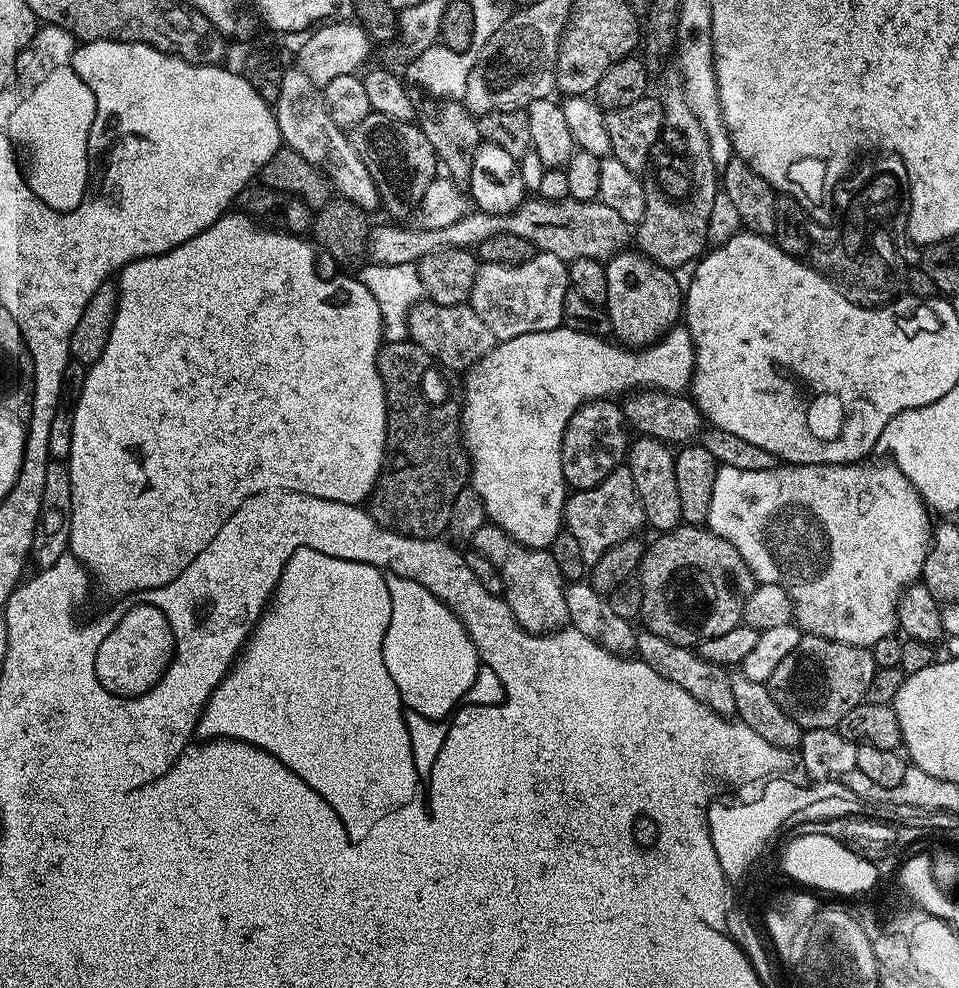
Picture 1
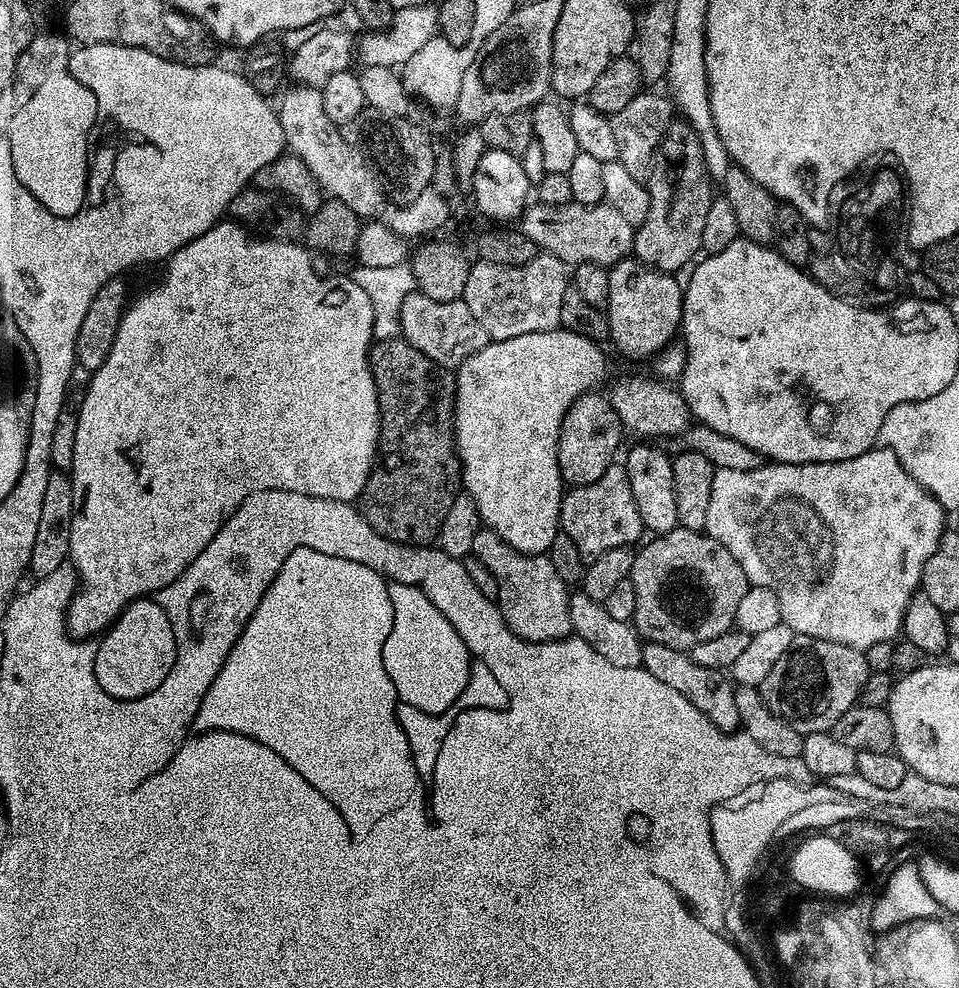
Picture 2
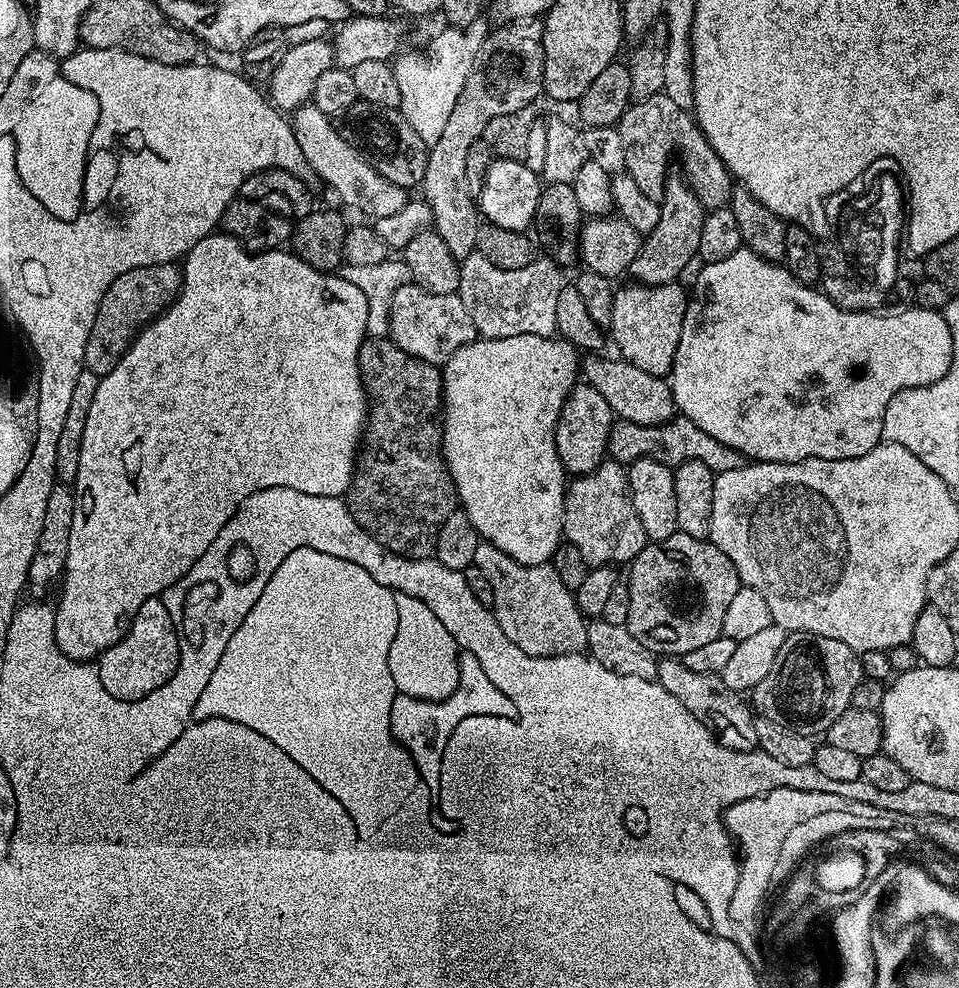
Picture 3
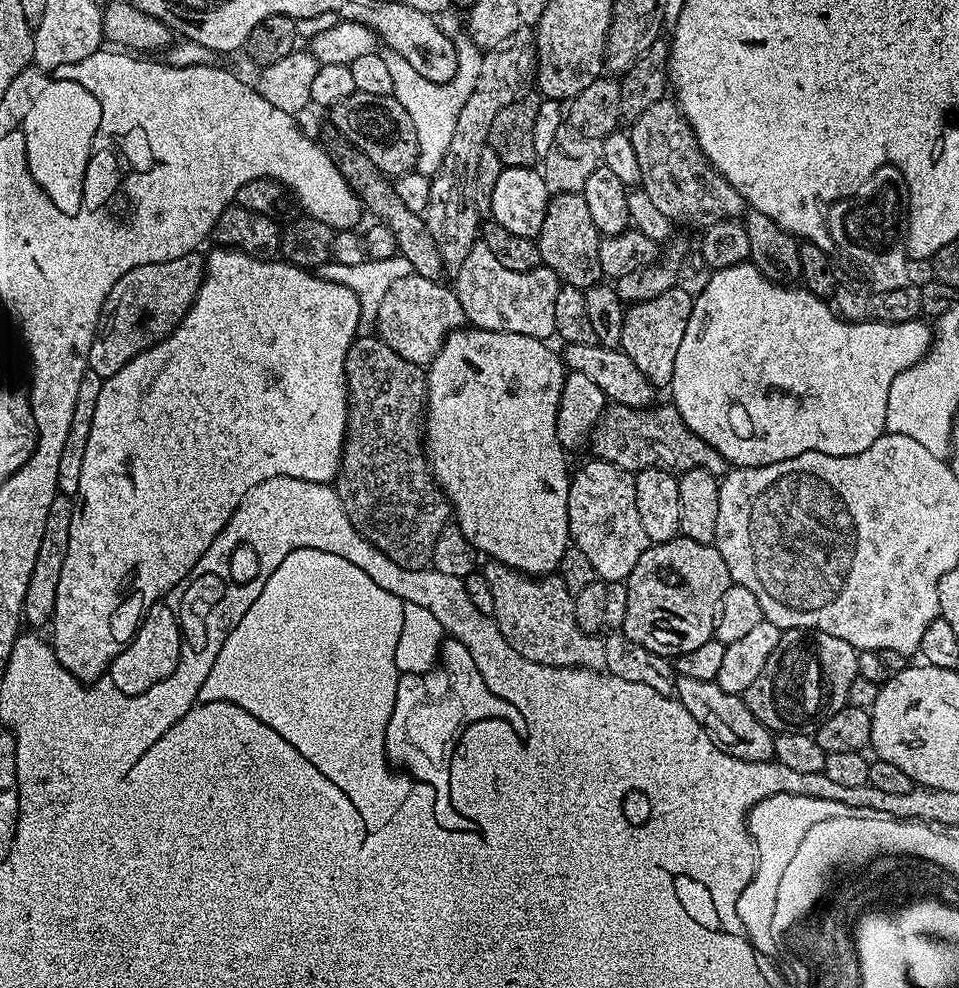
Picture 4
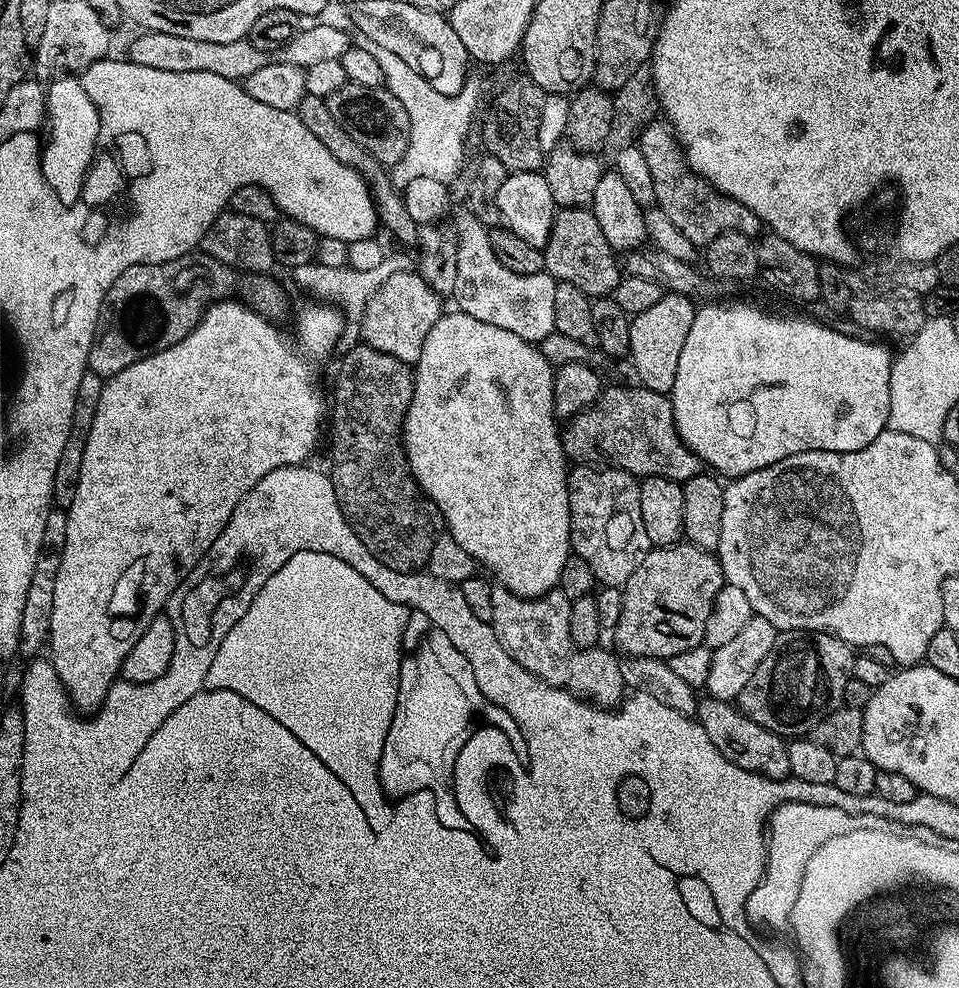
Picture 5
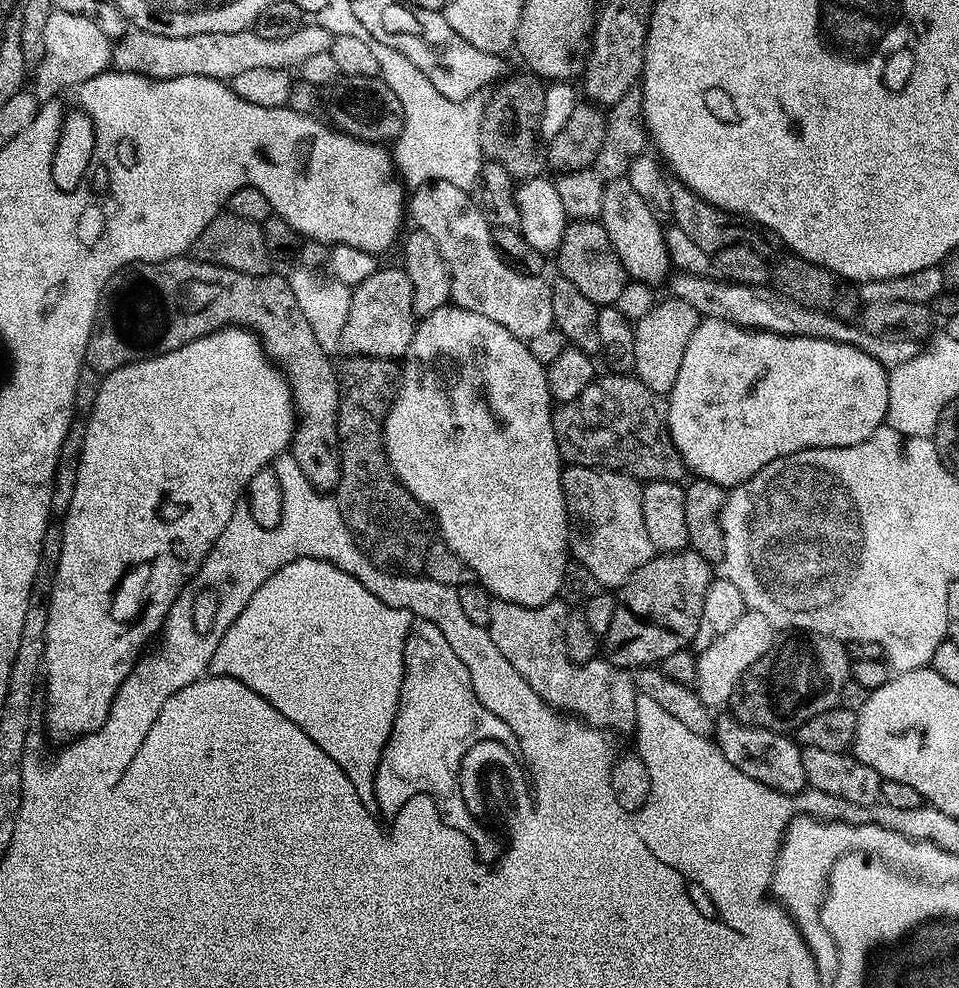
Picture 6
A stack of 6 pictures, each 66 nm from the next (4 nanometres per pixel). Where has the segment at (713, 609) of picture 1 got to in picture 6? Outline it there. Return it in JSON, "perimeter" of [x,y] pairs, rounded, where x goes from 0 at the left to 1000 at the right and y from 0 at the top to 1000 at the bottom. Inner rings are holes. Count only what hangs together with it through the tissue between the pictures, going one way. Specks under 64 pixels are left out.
{"perimeter":[[[721,557],[681,562],[680,567],[661,577],[661,581],[657,581],[655,588],[644,597],[640,627],[636,629],[636,638],[632,638],[628,646],[629,663],[640,674],[662,678],[687,673],[698,662],[717,656],[724,642],[728,642],[728,630],[732,630],[734,603],[745,586],[742,579],[743,572]]]}

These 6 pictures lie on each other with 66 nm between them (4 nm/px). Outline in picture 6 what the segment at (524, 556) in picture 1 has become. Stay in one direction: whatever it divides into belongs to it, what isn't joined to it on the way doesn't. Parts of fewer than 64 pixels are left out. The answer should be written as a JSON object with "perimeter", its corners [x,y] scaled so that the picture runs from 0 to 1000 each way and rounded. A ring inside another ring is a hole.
{"perimeter":[[[583,605],[560,615],[514,606],[508,638],[532,674],[575,717],[638,743],[658,742],[663,735],[665,707],[660,681],[640,674],[633,666],[600,672],[590,662],[588,649],[588,627],[593,618],[593,612]]]}

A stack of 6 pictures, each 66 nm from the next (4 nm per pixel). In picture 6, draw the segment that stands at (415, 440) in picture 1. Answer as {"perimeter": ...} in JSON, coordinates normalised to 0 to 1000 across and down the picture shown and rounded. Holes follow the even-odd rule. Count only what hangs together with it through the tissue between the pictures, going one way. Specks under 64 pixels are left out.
{"perimeter":[[[364,360],[358,366],[360,368],[352,372],[355,486],[348,495],[350,511],[371,550],[390,574],[409,583],[435,582],[441,578],[445,558],[453,548],[453,527],[446,515],[414,486],[405,470],[405,461],[400,459],[400,424],[417,391],[418,369],[413,364],[389,360]]]}

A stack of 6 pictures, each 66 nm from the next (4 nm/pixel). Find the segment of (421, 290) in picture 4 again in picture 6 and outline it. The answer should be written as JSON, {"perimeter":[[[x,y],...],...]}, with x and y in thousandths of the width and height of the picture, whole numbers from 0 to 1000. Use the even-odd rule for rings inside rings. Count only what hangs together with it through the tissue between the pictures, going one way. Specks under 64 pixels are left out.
{"perimeter":[[[393,270],[382,285],[367,291],[364,320],[355,340],[355,353],[360,361],[389,360],[413,364],[425,357],[430,339],[434,336],[436,321],[432,314],[432,298],[428,281],[420,270]]]}

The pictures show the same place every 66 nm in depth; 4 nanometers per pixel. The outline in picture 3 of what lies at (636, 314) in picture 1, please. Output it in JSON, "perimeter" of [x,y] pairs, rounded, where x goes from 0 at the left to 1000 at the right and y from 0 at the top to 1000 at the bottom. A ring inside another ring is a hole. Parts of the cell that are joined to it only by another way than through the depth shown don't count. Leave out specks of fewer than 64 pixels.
{"perimeter":[[[655,285],[652,291],[643,290],[638,297],[638,317],[636,318],[636,344],[642,347],[648,361],[665,370],[665,374],[674,374],[674,379],[696,382],[701,376],[703,358],[707,354],[707,346],[711,342],[711,326],[715,322],[715,314],[719,300],[714,288],[708,285],[699,287],[665,287]]]}

